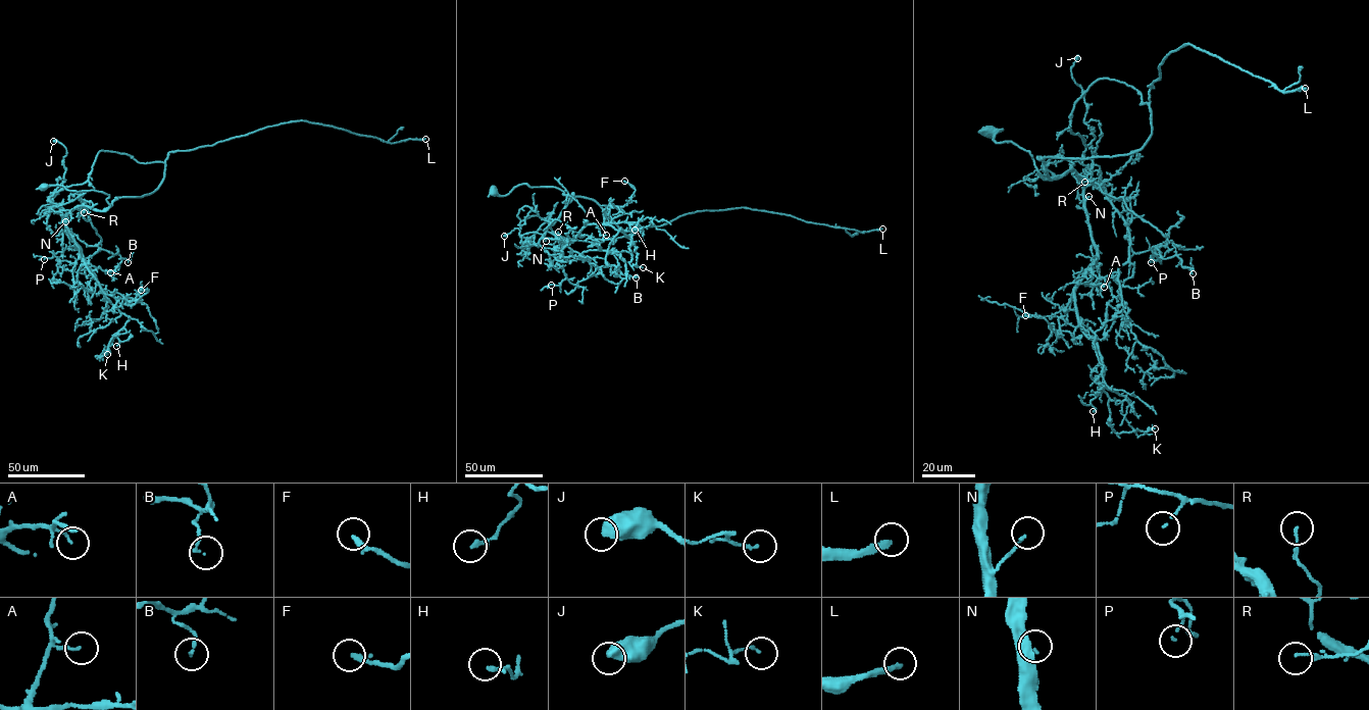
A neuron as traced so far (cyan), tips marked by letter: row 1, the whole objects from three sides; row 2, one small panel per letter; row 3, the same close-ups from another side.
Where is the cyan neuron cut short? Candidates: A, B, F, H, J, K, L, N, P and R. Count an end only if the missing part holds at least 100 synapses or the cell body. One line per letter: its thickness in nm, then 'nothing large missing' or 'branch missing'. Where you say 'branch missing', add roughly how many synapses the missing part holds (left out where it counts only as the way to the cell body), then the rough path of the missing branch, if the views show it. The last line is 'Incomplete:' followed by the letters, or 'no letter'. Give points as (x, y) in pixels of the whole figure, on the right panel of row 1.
A: calibre 90 nm; nothing large missing
B: calibre 100 nm; nothing large missing
F: calibre 240 nm; nothing large missing
H: calibre 180 nm; nothing large missing
J: calibre 600 nm; nothing large missing
K: calibre 100 nm; nothing large missing
L: calibre 240 nm; branch missing; 250 synapses; course (1305, 88), (1291, 80), (1309, 125), (1347, 153), (1357, 181), (1359, 212)
N: calibre 120 nm; nothing large missing
P: calibre 80 nm; nothing large missing
R: calibre 100 nm; nothing large missing
Incomplete: L

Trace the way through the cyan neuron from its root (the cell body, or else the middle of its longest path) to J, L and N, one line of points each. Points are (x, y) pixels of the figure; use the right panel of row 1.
J: (989, 130), (1044, 180), (1040, 156), (1143, 147), (1148, 103), (1108, 78), (1070, 132), (1095, 137), (1077, 58)
L: (989, 130), (1044, 180), (1040, 156), (1136, 152), (1148, 86), (1189, 44), (1305, 88)
N: (989, 130), (1003, 129), (994, 140), (1029, 152), (1044, 180), (1072, 169), (1082, 198), (1088, 196)

